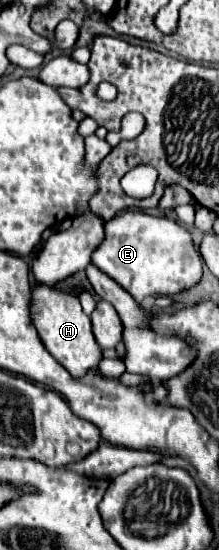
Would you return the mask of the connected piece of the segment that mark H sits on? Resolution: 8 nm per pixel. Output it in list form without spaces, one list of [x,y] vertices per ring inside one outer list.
[[[37,285],[33,289],[33,323],[37,327],[37,333],[41,341],[45,343],[47,351],[73,375],[83,377],[89,369],[97,367],[103,359],[103,351],[97,345],[93,333],[91,333],[91,319],[83,313],[79,299],[71,293],[61,293],[53,287]]]

